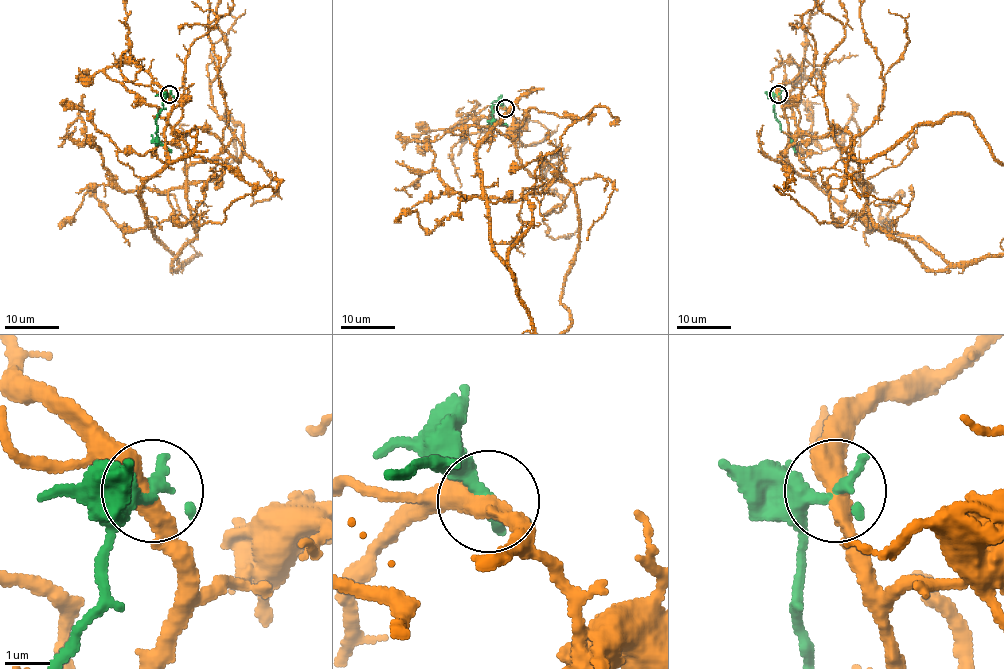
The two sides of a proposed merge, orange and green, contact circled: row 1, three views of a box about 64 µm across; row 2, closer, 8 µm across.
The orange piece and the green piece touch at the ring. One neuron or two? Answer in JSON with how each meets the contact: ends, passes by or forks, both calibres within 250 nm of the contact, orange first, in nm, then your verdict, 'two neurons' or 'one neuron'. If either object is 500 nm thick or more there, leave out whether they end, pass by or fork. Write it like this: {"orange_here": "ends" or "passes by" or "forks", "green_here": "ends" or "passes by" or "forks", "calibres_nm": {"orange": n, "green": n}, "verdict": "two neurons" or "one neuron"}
{"orange_here": "passes by", "green_here": "passes by", "calibres_nm": {"orange": 440, "green": 280}, "verdict": "two neurons"}

